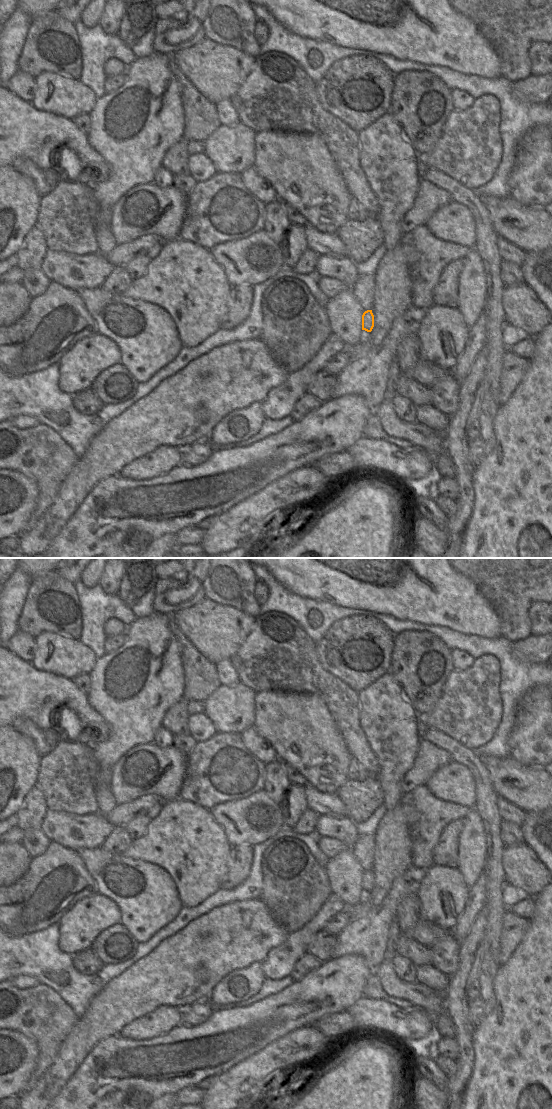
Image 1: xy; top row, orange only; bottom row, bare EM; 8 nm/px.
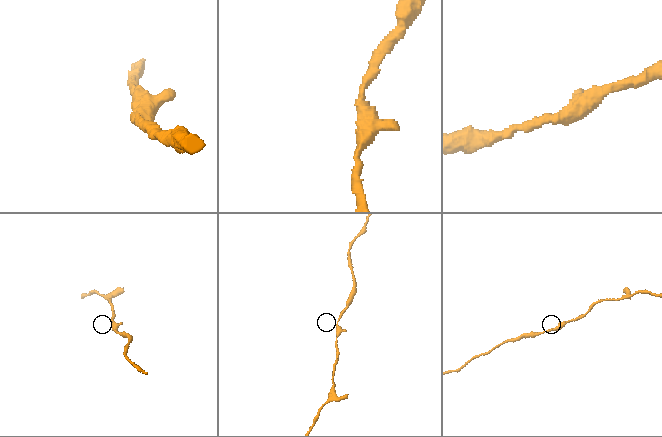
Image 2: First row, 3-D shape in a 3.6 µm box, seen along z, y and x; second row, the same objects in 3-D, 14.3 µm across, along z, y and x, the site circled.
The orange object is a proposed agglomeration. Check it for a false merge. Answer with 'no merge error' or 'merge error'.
no merge error

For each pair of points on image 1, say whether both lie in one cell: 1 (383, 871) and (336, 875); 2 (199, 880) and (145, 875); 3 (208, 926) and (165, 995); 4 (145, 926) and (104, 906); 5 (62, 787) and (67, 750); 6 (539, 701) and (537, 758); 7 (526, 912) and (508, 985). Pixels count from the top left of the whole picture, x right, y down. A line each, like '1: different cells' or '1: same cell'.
1: different cells
2: different cells
3: same cell
4: different cells
5: same cell
6: same cell
7: different cells

